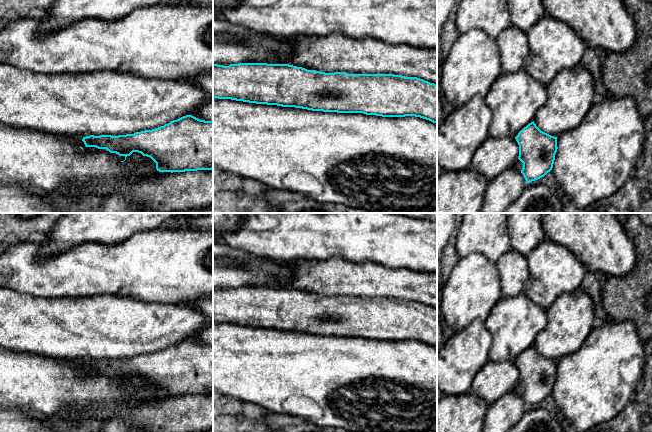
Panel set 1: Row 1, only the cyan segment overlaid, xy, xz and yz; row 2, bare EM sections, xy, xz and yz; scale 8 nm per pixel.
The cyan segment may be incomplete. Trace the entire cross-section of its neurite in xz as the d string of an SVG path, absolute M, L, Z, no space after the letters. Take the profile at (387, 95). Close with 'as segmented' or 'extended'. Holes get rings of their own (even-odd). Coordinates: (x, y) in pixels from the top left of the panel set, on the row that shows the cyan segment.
M213 64L213 97L312 111L415 116L437 124L437 85L394 74L325 73L289 64Z; as segmented

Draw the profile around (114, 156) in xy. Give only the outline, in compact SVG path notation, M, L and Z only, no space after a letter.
M0 124L0 184L31 185L51 193L62 185L74 182L135 184L166 173L159 172L156 163L141 153L119 156L106 149L86 147L82 139Z

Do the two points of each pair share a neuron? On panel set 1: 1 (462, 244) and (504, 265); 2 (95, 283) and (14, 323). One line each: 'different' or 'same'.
1: different
2: different

